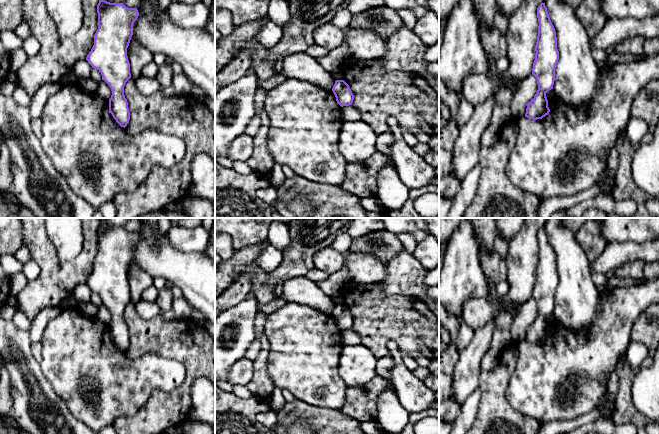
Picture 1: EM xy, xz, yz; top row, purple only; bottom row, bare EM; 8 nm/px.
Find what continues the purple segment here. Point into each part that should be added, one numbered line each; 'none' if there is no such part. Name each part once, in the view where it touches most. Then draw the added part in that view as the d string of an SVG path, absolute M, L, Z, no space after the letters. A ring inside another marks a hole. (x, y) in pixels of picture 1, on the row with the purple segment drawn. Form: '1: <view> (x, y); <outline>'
none

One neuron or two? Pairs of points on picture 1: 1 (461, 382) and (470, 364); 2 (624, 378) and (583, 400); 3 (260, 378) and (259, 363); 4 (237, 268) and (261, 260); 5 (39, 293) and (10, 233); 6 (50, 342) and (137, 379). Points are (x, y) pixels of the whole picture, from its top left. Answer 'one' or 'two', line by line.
1: one
2: two
3: one
4: two
5: two
6: one

